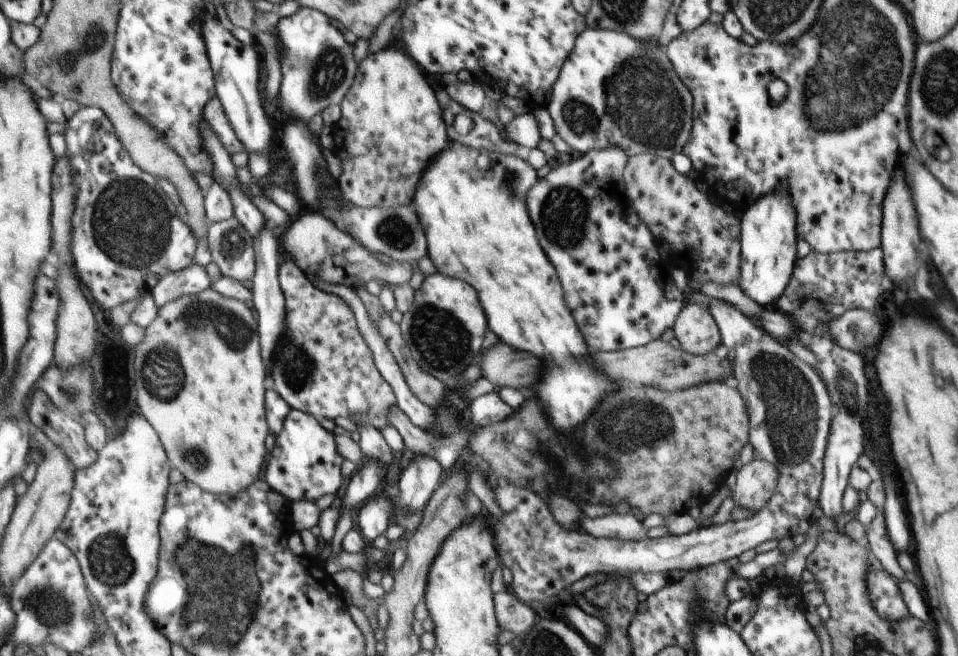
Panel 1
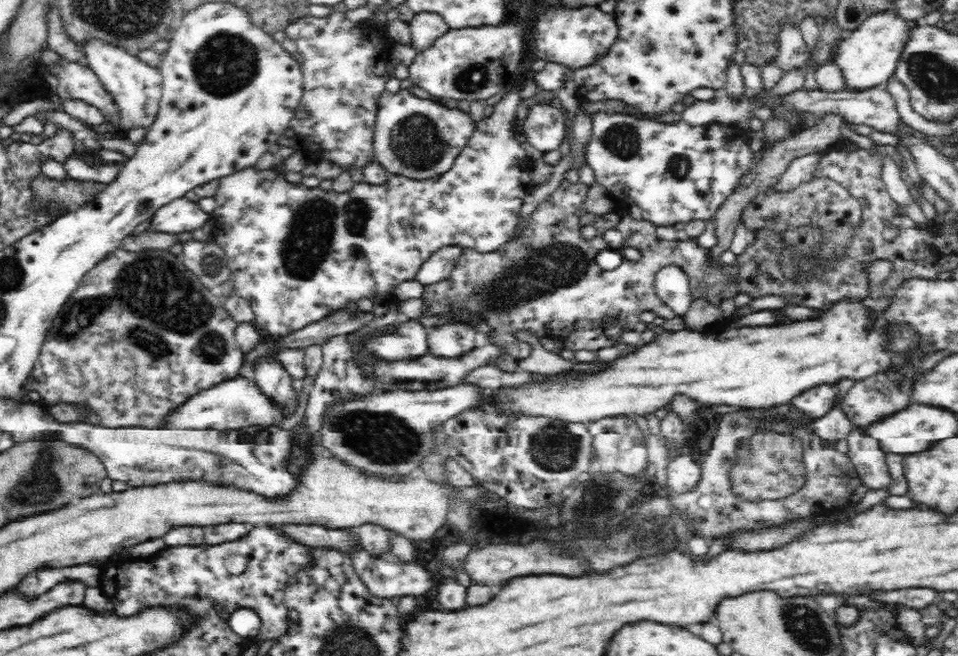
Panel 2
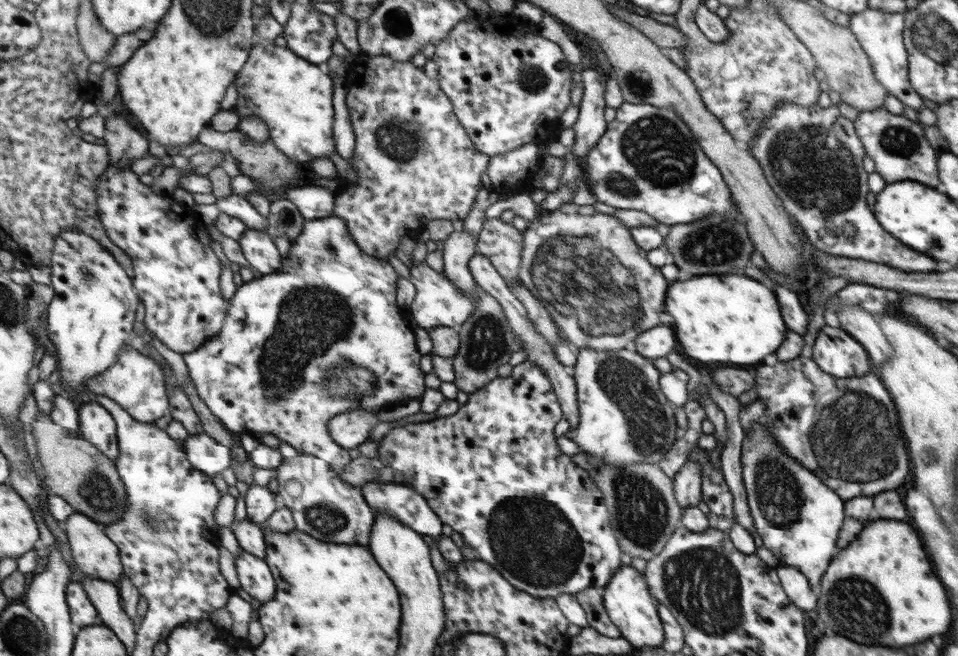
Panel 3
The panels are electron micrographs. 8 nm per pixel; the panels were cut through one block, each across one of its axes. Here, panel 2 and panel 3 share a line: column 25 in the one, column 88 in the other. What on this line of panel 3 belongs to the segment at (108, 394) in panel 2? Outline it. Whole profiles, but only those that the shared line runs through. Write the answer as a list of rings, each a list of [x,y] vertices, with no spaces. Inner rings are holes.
[[[126,346],[121,351],[119,361],[109,371],[92,379],[87,388],[97,396],[109,396],[131,413],[135,420],[148,425],[158,422],[159,418],[170,413],[170,398],[165,380],[166,374],[159,362]]]

